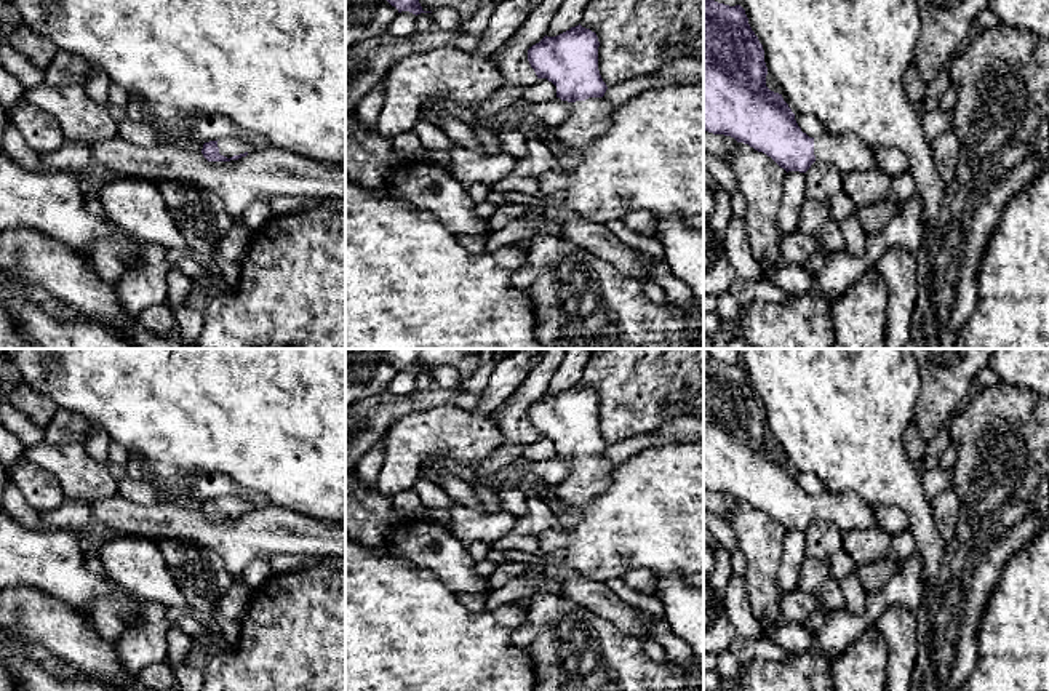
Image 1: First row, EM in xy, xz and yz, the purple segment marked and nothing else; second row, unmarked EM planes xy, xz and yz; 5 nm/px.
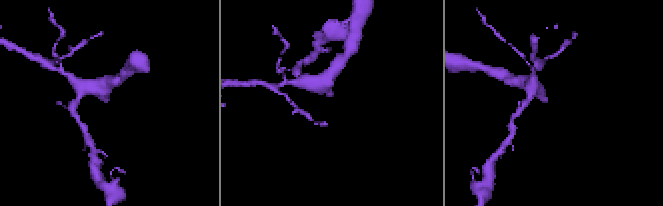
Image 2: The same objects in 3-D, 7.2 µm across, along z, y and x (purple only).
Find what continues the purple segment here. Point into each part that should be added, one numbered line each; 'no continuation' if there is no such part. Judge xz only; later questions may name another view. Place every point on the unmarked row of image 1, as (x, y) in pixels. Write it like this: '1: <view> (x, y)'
1: xz (589, 477)

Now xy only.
1: xy (231, 504)

